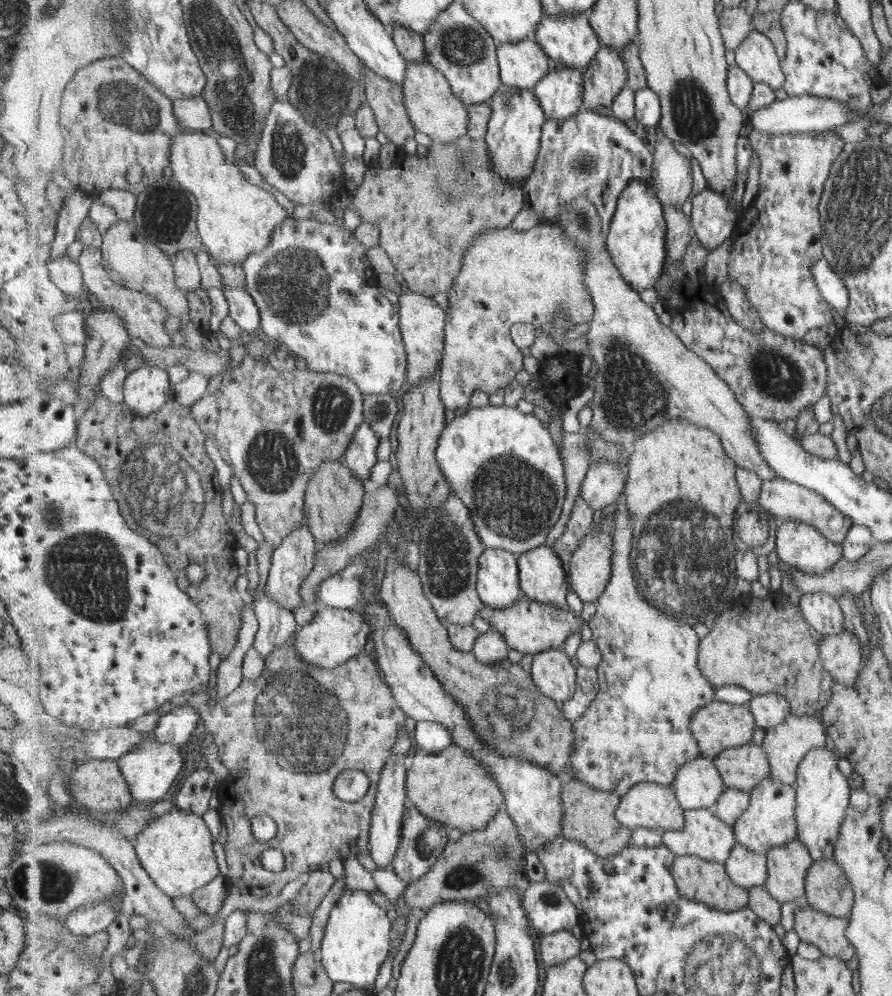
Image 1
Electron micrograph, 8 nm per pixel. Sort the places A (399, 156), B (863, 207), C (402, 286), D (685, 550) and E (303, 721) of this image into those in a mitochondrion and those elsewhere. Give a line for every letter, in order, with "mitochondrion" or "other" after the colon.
A: other
B: mitochondrion
C: other
D: mitochondrion
E: mitochondrion

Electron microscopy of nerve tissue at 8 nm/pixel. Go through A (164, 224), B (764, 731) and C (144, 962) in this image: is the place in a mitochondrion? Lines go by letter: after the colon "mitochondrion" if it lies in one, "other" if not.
A: mitochondrion
B: other
C: other

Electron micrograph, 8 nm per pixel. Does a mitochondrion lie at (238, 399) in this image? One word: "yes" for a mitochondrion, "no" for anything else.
no

